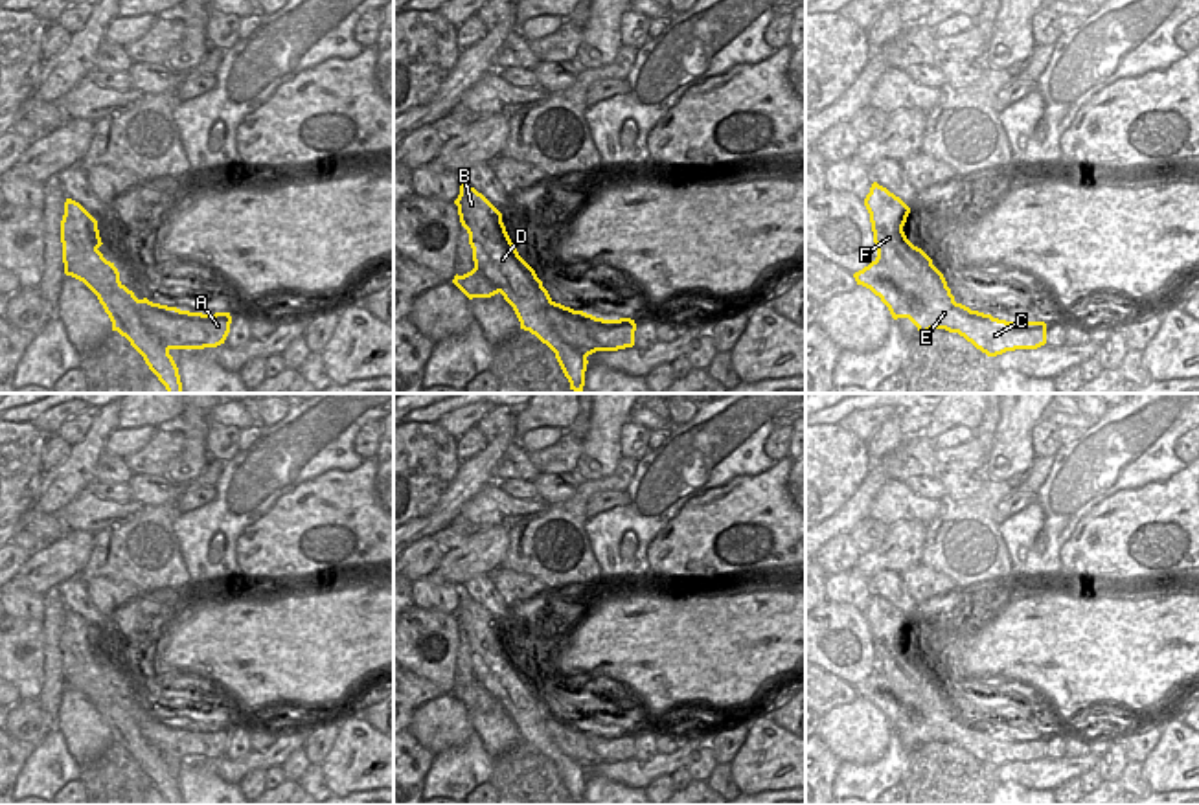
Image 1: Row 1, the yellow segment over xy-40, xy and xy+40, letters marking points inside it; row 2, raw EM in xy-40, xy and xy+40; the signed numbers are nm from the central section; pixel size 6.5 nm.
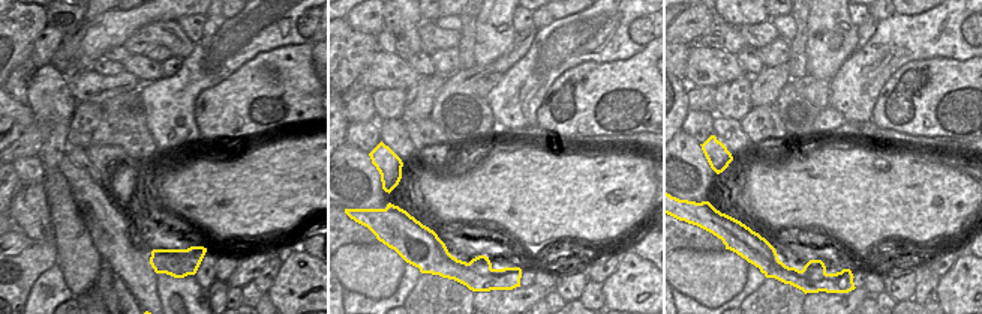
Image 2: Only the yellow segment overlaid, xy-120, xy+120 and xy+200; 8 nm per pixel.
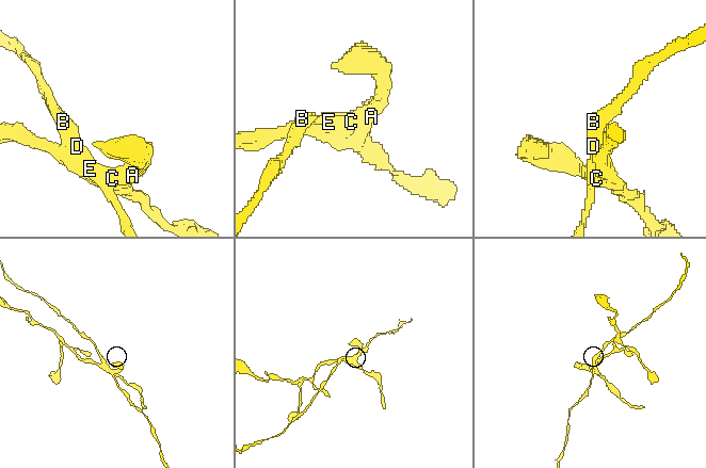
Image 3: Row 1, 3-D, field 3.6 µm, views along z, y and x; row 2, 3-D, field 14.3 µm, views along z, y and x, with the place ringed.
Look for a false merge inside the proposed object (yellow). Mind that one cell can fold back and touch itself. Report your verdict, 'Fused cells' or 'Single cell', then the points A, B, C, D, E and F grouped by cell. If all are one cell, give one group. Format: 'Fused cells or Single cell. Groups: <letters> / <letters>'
Fused cells. Groups: A C E / B D F

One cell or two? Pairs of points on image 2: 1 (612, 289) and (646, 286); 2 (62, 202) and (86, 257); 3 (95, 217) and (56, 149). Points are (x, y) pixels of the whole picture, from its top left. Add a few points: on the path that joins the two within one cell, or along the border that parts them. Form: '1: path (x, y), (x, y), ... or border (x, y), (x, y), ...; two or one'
1: path (621, 289), (637, 287); one
2: path (65, 215), (74, 244); one
3: border (65, 155), (57, 170); two

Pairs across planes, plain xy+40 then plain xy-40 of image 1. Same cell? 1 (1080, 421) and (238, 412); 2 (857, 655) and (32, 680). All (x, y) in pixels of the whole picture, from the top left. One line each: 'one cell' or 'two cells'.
1: one cell
2: one cell

